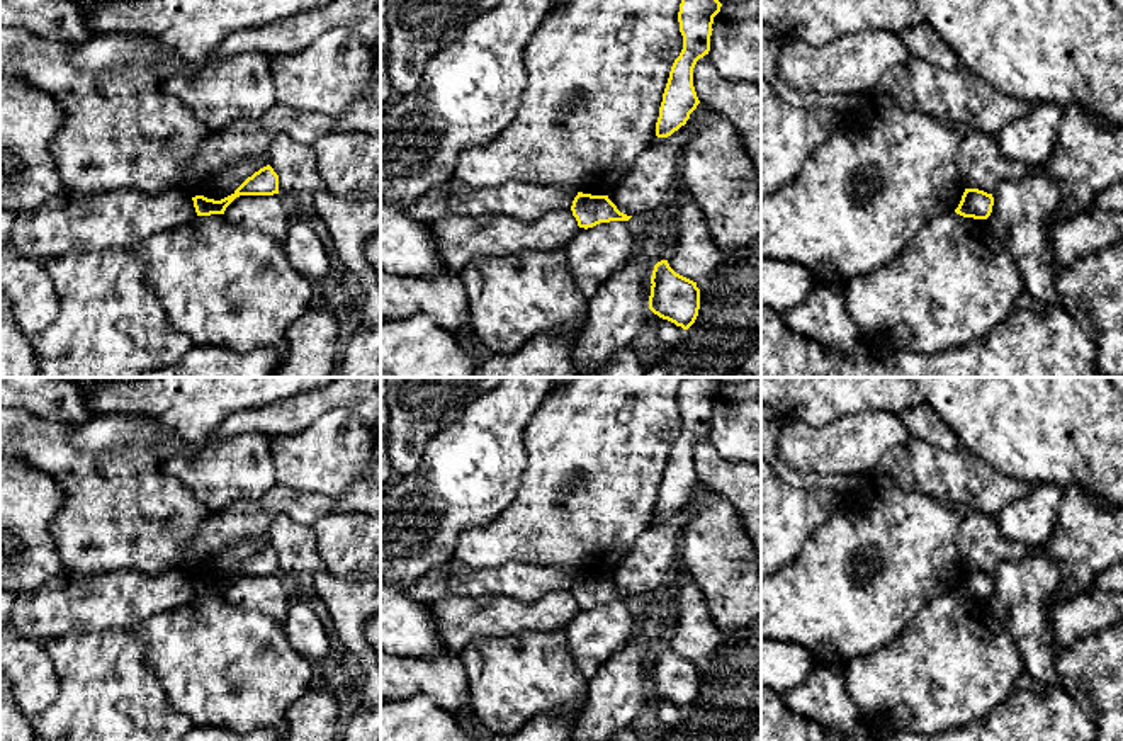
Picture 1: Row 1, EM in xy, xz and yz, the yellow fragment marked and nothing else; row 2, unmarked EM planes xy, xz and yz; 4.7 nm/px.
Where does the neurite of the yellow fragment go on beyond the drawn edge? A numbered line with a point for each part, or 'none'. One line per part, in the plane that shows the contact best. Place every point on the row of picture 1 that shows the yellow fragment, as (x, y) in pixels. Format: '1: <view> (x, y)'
none

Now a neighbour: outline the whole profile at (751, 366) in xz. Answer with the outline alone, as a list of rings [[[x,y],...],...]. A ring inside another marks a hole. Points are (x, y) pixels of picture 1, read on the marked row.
[[[761,338],[749,348],[732,377],[761,377]]]

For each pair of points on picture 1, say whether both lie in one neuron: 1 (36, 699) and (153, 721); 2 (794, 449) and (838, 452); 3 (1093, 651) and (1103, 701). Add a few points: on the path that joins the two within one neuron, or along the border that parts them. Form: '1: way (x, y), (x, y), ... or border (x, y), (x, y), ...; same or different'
1: border (51, 661), (56, 672), (58, 695), (31, 718); different
2: way (804, 449), (828, 449); same
3: way (1096, 663), (1103, 673), (1103, 689); same

